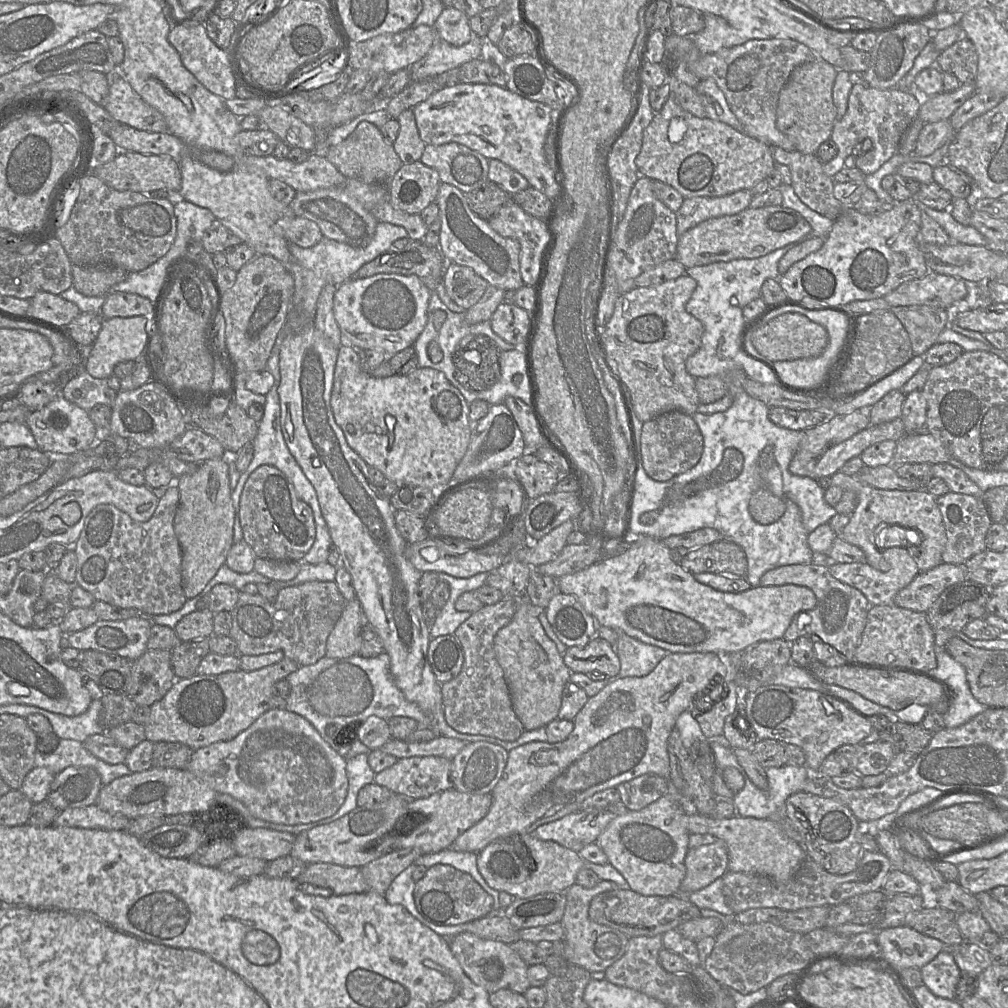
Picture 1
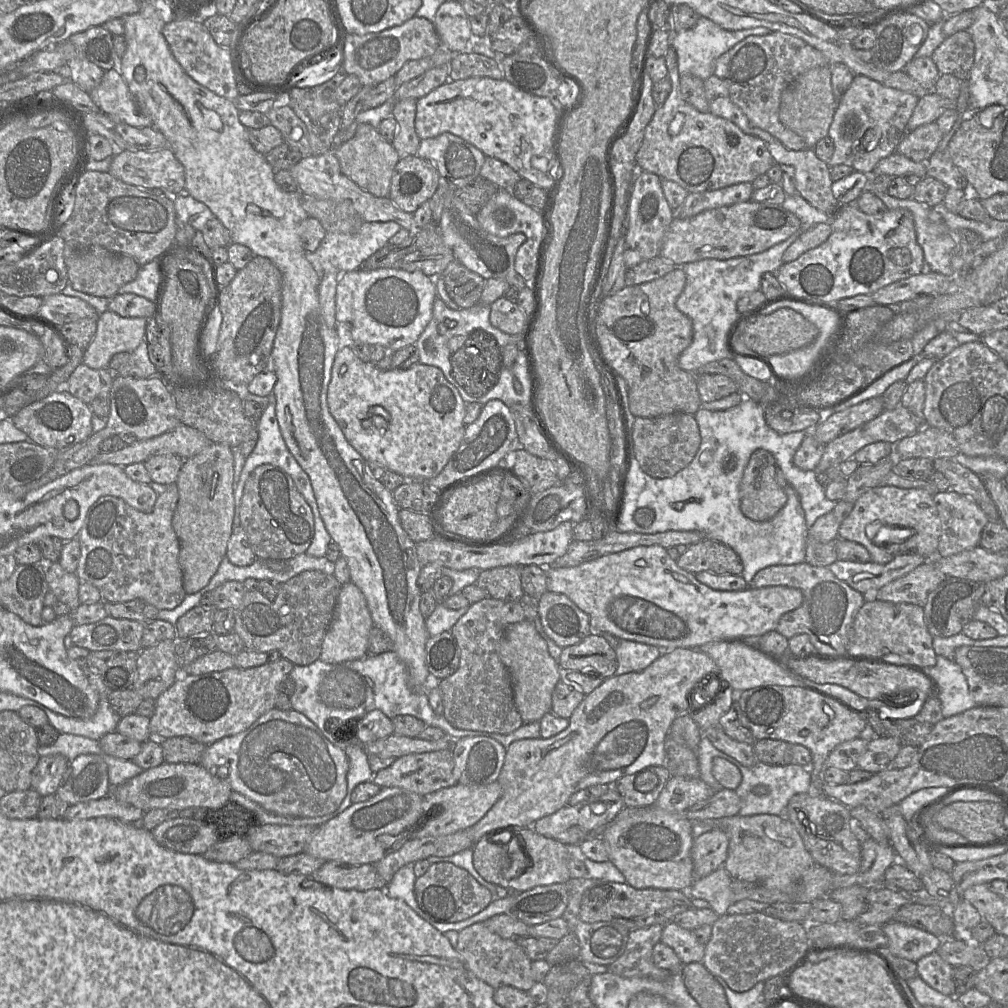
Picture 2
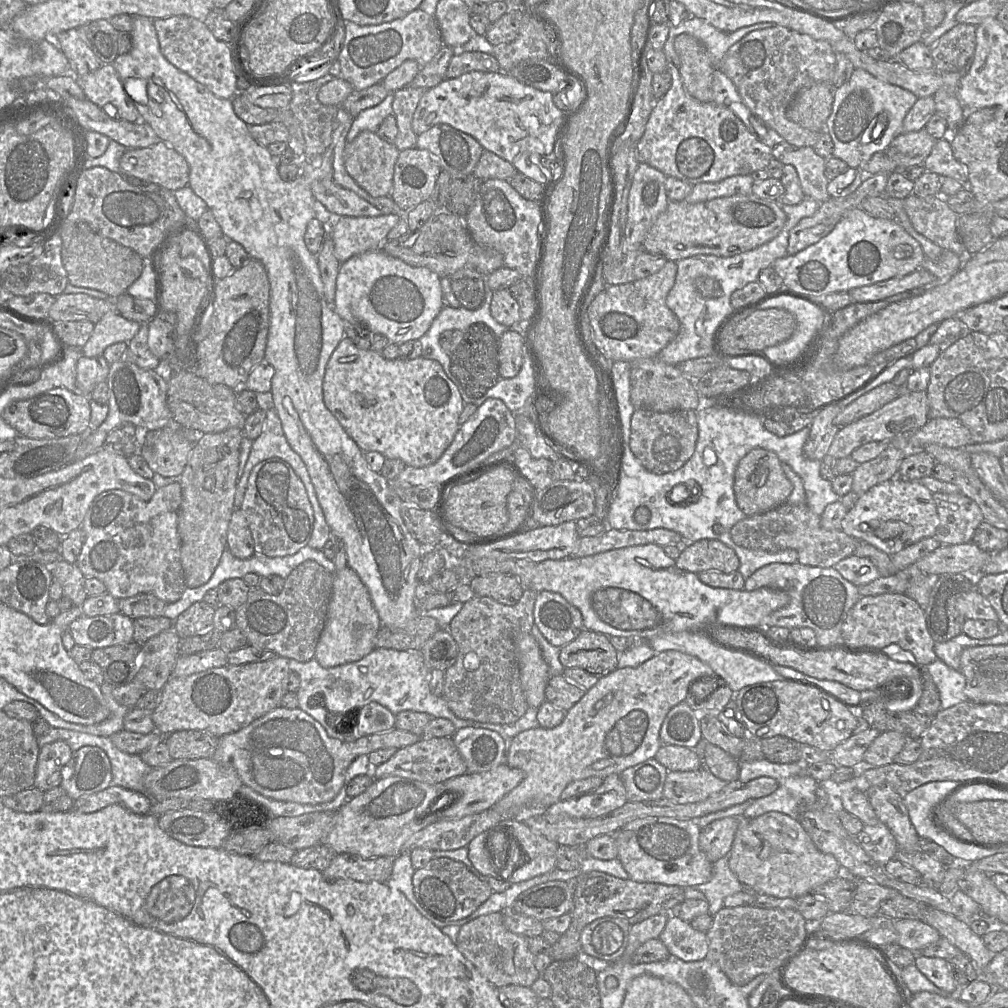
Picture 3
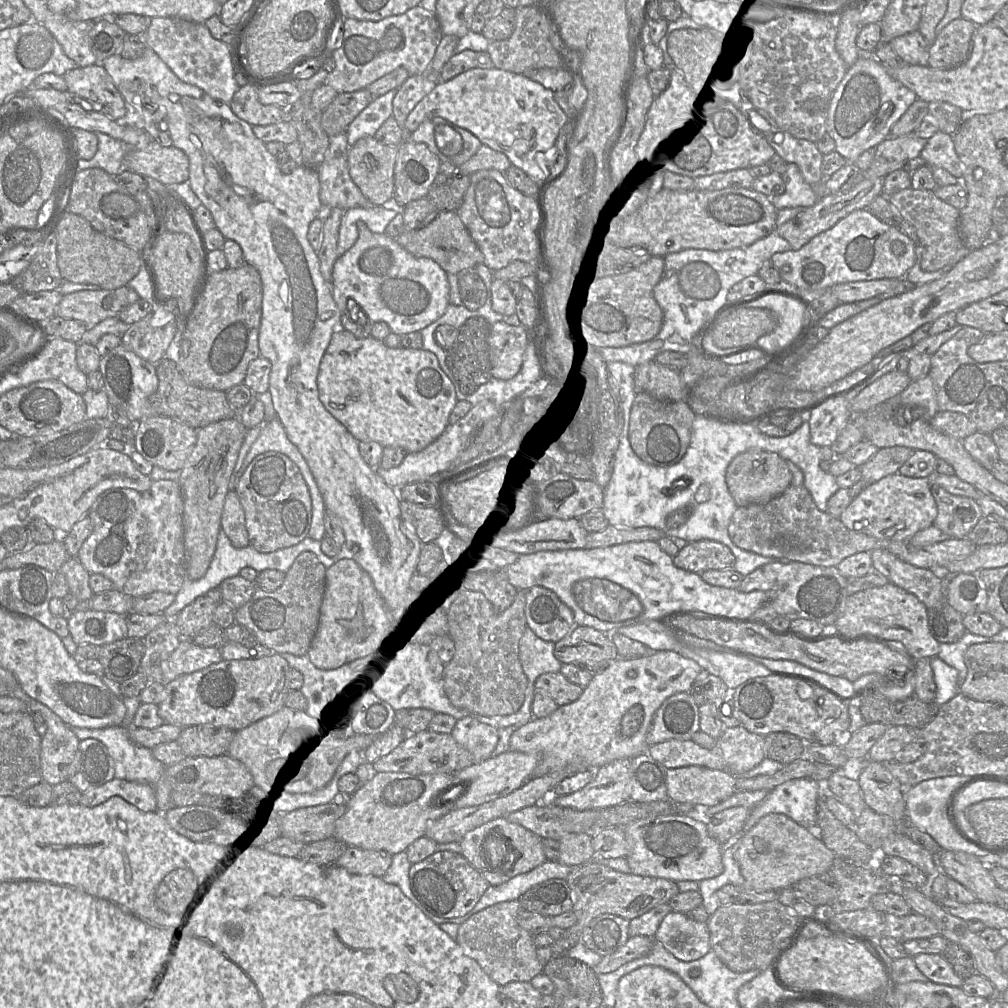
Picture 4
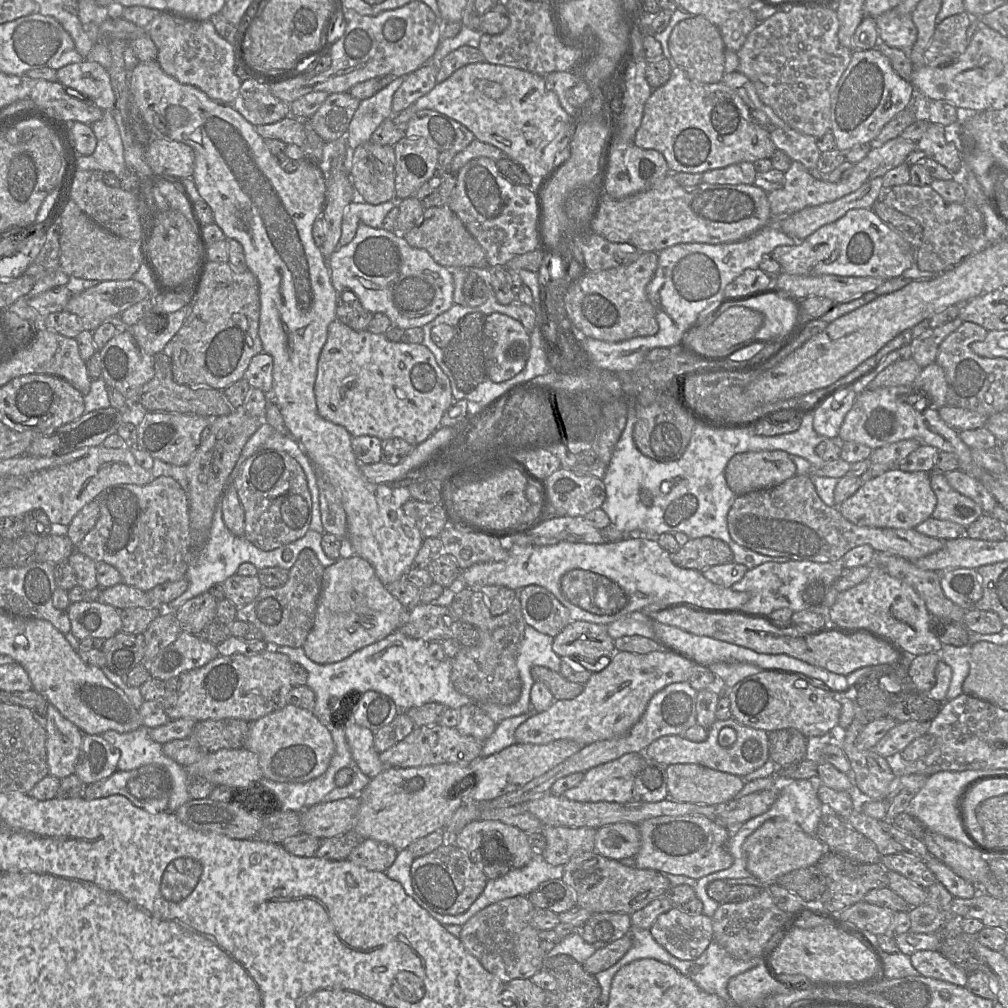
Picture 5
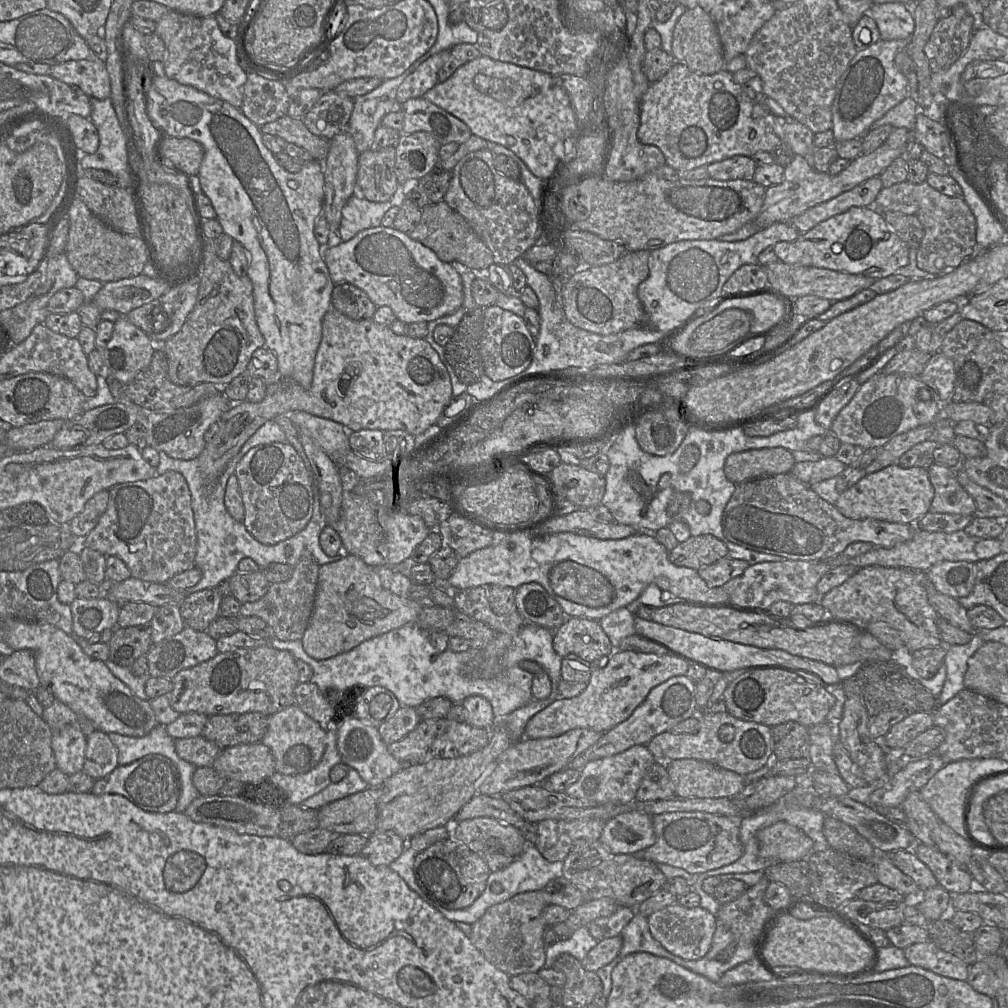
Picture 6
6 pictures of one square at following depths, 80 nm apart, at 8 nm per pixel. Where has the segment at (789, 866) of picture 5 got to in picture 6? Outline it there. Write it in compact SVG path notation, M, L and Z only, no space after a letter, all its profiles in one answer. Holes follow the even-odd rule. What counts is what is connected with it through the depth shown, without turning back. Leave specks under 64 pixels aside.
M776 822L760 829L756 839L759 856L779 862L807 859L814 845L803 831L785 822Z

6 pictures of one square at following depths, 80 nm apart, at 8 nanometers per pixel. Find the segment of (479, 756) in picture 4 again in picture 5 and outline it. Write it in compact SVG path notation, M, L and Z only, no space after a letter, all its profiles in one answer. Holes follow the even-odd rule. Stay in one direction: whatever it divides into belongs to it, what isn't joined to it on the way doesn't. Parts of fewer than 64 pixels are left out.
M470 702L462 706L459 712L460 720L456 728L460 734L471 736L481 743L493 734L496 724L477 703Z

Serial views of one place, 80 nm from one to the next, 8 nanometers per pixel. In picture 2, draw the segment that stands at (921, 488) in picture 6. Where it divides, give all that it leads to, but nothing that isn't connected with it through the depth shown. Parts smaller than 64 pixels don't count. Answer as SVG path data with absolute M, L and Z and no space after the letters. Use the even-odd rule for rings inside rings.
M880 485L866 491L857 499L849 516L840 524L838 537L863 545L870 553L872 562L885 565L899 553L918 554L926 558L935 557L939 545L940 534L940 516L936 504L933 500L932 494L930 494L926 490L918 488L904 489L895 486ZM888 524L897 525L905 530L910 529L912 536L906 539L903 537L902 543L888 544L886 543L887 539L882 539L882 541L885 542L885 546L880 546L874 543L873 539L876 537L875 531L877 533L879 529L885 527Z

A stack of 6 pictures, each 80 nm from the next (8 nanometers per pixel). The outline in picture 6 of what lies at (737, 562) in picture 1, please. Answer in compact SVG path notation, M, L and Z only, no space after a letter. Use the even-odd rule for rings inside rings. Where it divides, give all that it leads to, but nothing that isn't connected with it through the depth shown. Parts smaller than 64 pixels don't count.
M710 534L691 536L668 552L668 558L676 566L700 570L729 556L724 542Z

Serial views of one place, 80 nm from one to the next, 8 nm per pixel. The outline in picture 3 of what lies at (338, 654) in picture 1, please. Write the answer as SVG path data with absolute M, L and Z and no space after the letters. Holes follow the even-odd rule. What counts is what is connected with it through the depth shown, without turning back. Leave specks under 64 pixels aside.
M349 566L333 575L332 596L328 605L326 623L316 646L314 659L323 668L358 661L372 652L382 626L369 591L358 574Z

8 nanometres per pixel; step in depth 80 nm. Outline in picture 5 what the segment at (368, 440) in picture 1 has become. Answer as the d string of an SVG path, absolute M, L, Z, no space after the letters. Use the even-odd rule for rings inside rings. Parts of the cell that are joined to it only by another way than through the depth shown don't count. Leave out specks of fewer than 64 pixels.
M337 319L328 326L314 393L318 414L343 426L352 437L401 438L412 446L440 427L443 414L455 401L448 377L426 346L392 342L369 330L355 331Z

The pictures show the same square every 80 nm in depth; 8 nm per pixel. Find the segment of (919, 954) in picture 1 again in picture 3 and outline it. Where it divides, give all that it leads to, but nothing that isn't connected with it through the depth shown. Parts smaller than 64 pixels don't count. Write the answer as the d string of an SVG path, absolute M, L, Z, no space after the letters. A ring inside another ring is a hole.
M894 920L894 928L897 933L897 944L914 953L919 953L941 937L938 930L922 920Z

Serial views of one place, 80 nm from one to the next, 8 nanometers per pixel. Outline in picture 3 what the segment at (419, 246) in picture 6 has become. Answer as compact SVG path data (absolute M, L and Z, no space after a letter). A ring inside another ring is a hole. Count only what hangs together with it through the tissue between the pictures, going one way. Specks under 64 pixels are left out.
M382 249L352 256L340 265L334 311L345 323L361 323L371 333L384 335L389 344L419 340L444 304L440 277L435 272L408 265Z

